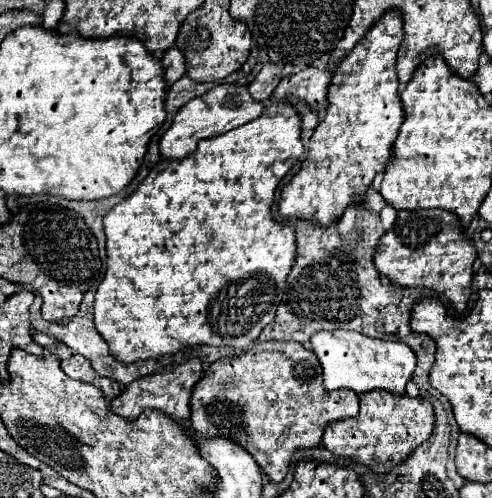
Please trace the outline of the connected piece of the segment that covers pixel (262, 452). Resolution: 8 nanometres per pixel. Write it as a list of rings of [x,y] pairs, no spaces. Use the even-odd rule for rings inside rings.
[[[258,342],[254,344],[246,354],[242,356],[236,356],[236,358],[222,358],[214,364],[210,364],[210,368],[204,372],[204,376],[200,378],[200,382],[196,384],[194,392],[192,392],[192,398],[190,398],[190,410],[192,410],[192,416],[190,416],[190,424],[192,428],[196,430],[198,436],[204,436],[204,438],[228,438],[236,444],[240,444],[246,452],[250,452],[250,456],[256,460],[256,464],[262,468],[262,472],[266,474],[266,478],[270,482],[282,482],[284,476],[288,474],[288,468],[290,468],[290,460],[292,456],[298,452],[298,450],[306,450],[306,448],[316,448],[320,442],[322,442],[322,434],[324,434],[324,428],[334,422],[334,420],[342,420],[342,418],[350,418],[350,416],[356,416],[358,414],[358,408],[360,408],[360,400],[356,396],[356,392],[348,392],[348,390],[332,390],[328,392],[322,384],[322,368],[320,368],[320,362],[316,358],[316,354],[312,350],[308,350],[306,346],[302,346],[300,342]]]

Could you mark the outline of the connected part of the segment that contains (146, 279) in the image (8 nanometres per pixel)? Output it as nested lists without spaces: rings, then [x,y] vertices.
[[[272,100],[260,118],[238,126],[222,136],[216,138],[204,138],[198,142],[196,152],[188,154],[182,160],[160,160],[150,174],[144,178],[144,182],[136,188],[132,196],[122,200],[118,206],[114,206],[106,216],[104,216],[104,232],[106,232],[106,276],[98,286],[96,300],[94,300],[94,324],[96,330],[102,334],[102,338],[110,346],[110,354],[122,362],[122,364],[132,364],[138,360],[148,360],[148,358],[162,358],[162,356],[172,356],[184,350],[186,346],[196,346],[196,344],[208,344],[208,346],[228,346],[228,348],[248,348],[262,328],[274,318],[274,312],[282,300],[282,292],[286,286],[286,276],[294,264],[296,258],[296,240],[294,240],[294,228],[284,228],[282,224],[274,222],[272,218],[272,200],[276,186],[280,180],[286,176],[286,172],[302,158],[304,146],[300,142],[300,116],[292,108],[292,104],[286,102],[276,102]]]

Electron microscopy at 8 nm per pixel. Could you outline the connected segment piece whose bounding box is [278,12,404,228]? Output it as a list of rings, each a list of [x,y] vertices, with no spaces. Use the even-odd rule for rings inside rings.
[[[388,12],[340,62],[328,88],[326,118],[310,138],[310,150],[300,172],[280,194],[280,216],[308,220],[326,228],[340,220],[350,204],[362,204],[374,176],[392,162],[392,144],[404,122],[396,76],[396,52],[402,38],[400,14]]]

